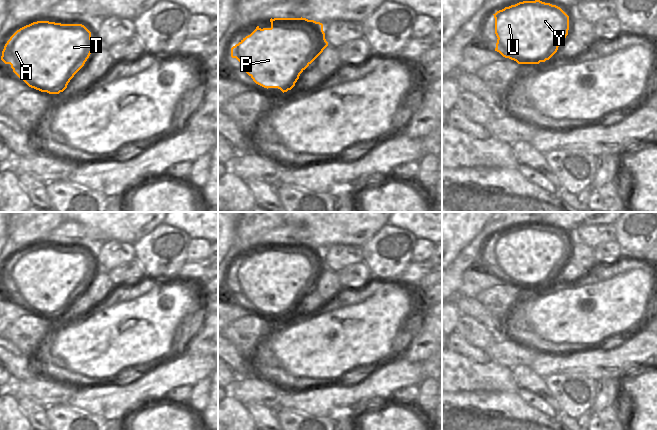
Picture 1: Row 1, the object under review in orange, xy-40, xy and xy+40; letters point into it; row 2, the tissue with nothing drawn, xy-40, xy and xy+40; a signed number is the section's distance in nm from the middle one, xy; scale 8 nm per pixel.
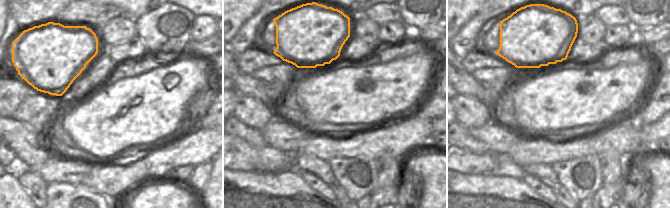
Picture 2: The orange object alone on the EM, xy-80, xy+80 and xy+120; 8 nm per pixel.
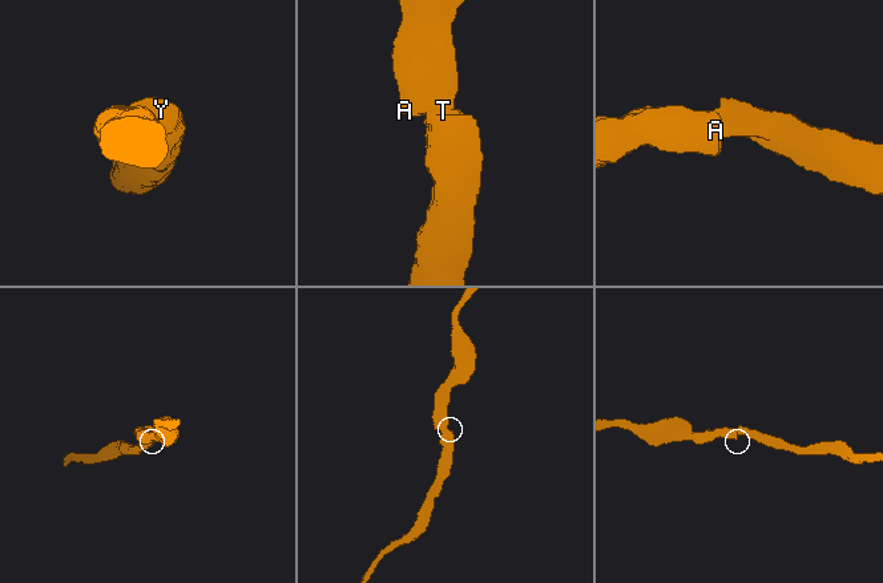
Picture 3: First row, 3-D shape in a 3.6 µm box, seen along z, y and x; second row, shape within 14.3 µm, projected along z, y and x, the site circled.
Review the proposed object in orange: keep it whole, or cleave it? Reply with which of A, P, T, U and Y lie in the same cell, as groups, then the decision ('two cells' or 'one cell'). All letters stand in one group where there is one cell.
A P T U Y | one cell

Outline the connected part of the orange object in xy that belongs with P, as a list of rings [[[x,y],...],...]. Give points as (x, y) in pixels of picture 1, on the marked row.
[[[274,18],[270,19],[271,27],[261,29],[259,26],[238,44],[231,48],[231,57],[236,58],[253,81],[264,88],[278,88],[283,93],[291,90],[300,74],[328,46],[323,31],[323,24],[306,18]]]

